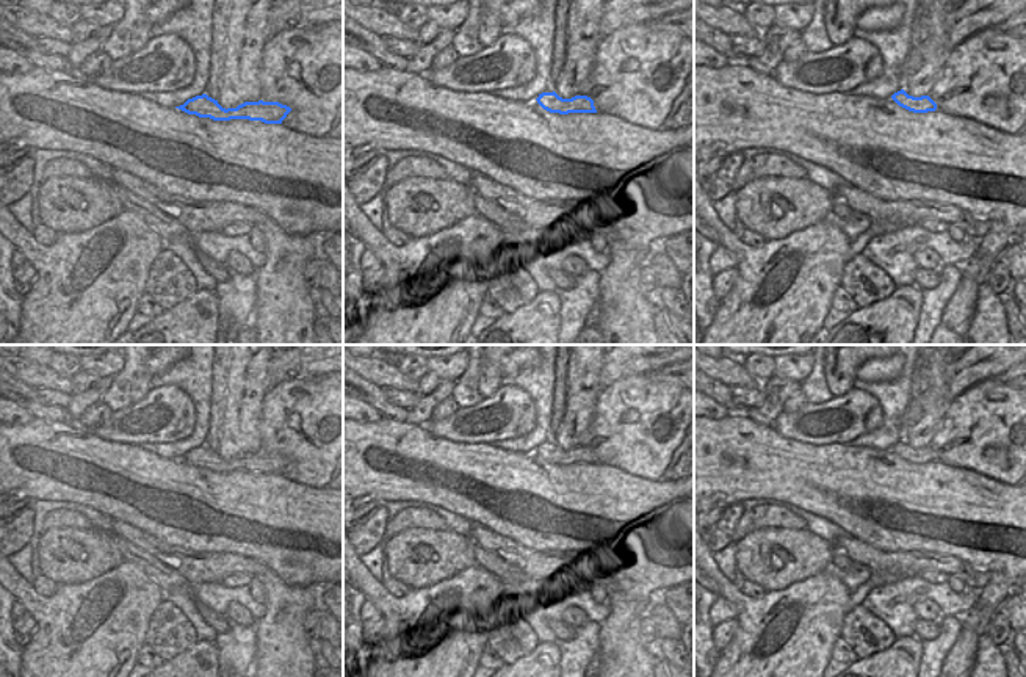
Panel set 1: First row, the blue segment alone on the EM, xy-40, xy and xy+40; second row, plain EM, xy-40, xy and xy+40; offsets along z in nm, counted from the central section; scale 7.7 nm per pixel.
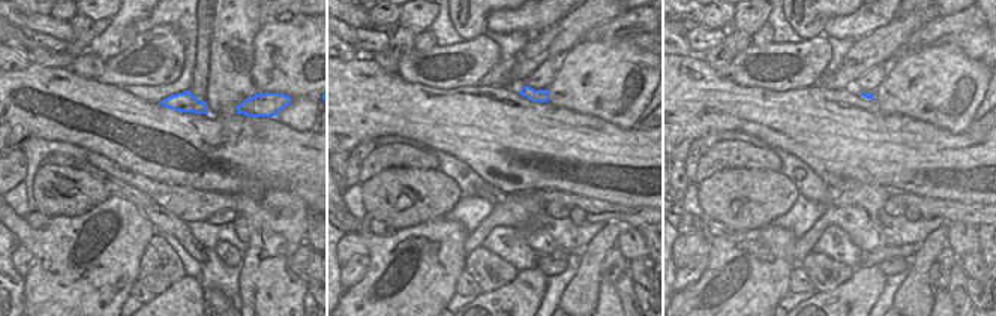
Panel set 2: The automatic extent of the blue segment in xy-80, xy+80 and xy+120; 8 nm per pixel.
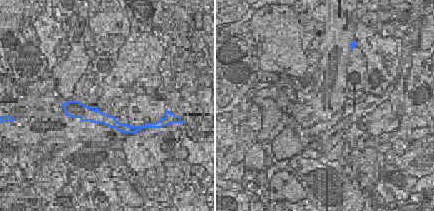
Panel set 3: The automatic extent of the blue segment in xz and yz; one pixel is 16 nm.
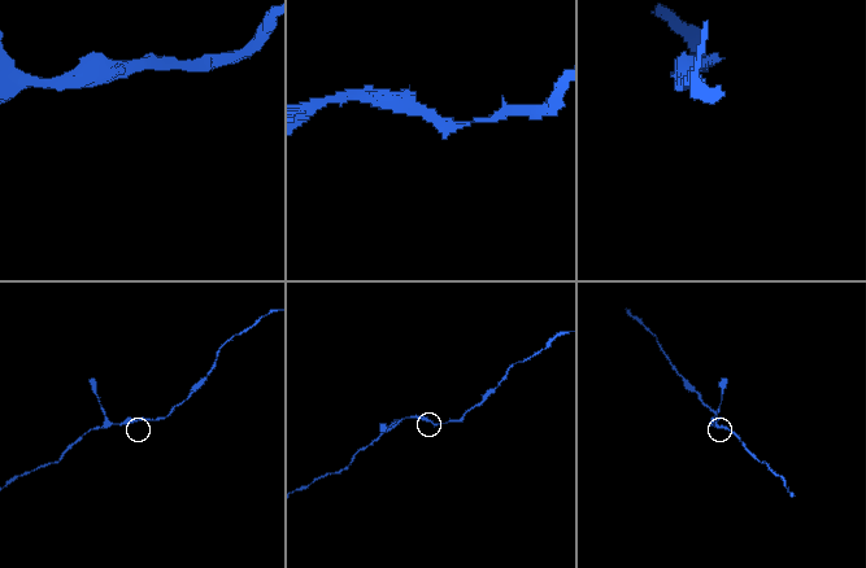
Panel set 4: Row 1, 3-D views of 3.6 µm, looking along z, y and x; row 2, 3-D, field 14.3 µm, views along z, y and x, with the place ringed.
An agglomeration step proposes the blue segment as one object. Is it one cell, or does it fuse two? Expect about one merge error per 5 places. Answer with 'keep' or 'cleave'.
keep

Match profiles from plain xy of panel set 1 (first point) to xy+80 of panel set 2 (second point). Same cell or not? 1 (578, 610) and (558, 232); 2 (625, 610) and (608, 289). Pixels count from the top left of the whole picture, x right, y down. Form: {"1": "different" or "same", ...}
{"1": "different", "2": "same"}

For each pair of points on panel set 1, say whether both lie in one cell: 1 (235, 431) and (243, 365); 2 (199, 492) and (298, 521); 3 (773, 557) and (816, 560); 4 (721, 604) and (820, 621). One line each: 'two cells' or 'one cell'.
1: one cell
2: one cell
3: one cell
4: two cells

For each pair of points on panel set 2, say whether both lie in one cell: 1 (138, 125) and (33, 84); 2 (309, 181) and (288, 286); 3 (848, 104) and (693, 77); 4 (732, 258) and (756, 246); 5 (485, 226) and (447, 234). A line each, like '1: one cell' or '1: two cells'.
1: one cell
2: two cells
3: one cell
4: one cell
5: two cells

